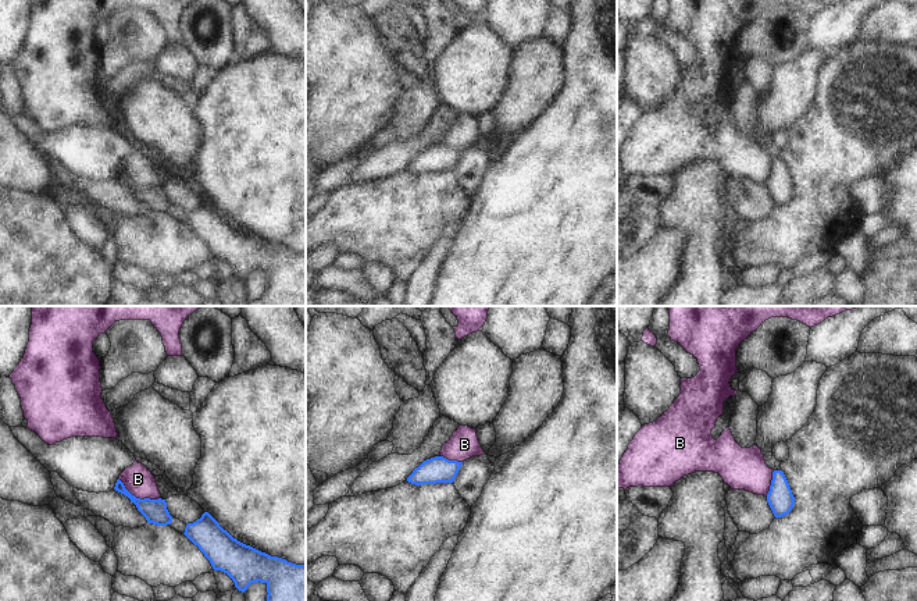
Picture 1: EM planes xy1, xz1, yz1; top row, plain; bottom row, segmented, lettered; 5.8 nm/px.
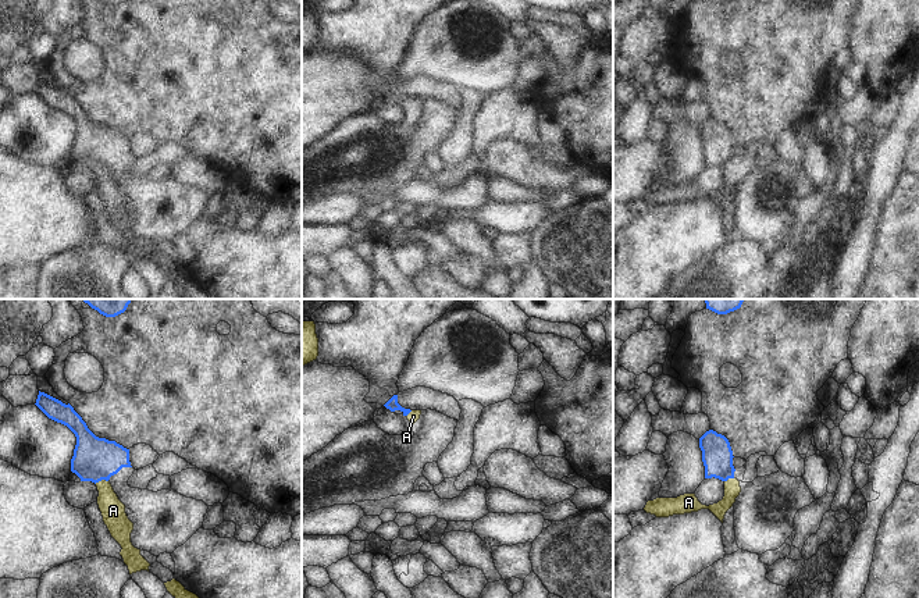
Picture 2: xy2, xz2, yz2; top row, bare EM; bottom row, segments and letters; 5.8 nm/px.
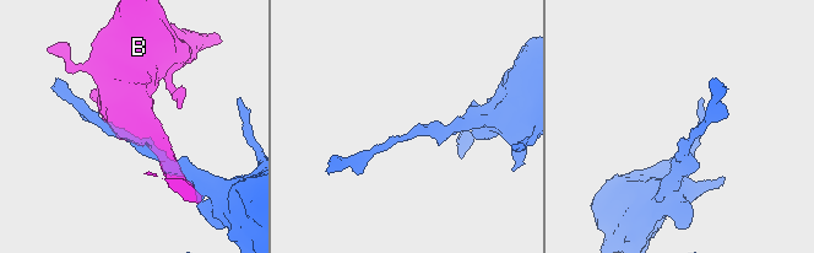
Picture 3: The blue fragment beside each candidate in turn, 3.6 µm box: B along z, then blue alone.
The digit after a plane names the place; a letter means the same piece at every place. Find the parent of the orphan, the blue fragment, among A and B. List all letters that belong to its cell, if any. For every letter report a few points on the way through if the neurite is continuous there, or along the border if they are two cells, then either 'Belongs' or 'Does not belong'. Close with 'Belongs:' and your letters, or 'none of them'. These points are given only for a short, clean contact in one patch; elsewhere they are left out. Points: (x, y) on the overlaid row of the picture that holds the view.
A: Boundary: xy2 (107, 480), (95, 483). Does not belong
B: Boundary: xy1 (118, 477), (136, 497), (161, 500). Does not belong
Belongs: none of them

